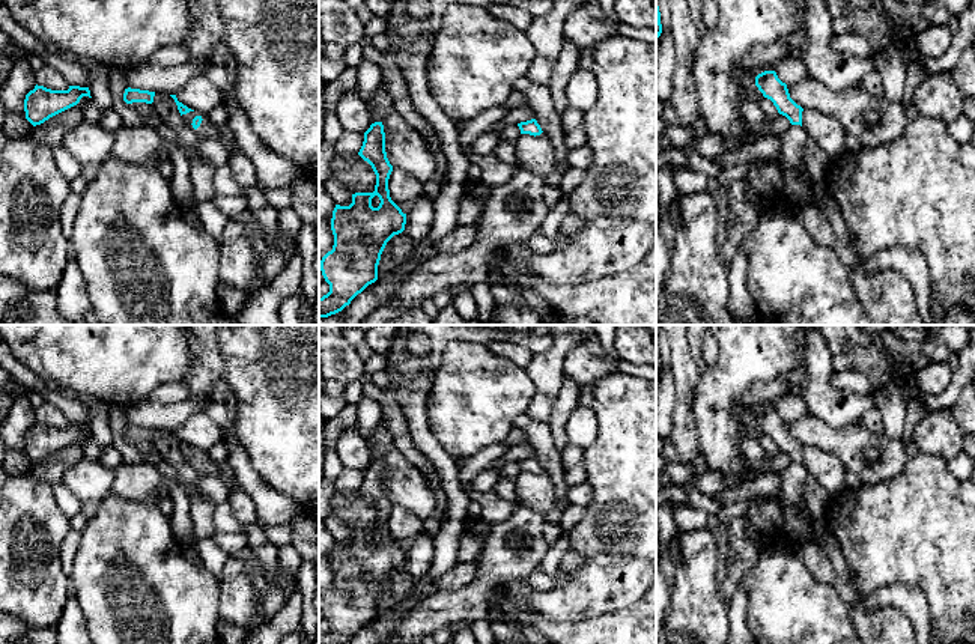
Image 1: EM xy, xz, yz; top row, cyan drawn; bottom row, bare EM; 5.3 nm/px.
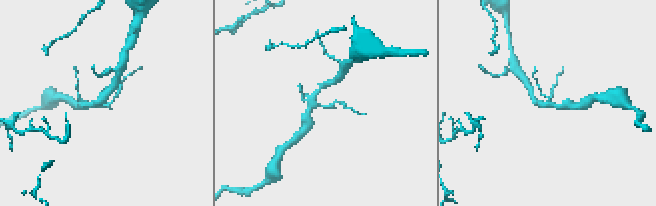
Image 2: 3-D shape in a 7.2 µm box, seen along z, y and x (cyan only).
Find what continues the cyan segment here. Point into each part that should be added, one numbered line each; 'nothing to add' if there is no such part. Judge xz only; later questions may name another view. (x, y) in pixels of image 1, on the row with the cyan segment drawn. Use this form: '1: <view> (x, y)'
1: xz (536, 154)

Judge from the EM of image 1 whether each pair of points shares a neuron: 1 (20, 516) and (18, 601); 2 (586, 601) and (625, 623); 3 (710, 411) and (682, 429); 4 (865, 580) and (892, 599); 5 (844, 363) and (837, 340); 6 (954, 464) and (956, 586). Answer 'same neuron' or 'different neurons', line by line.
1: same neuron
2: different neurons
3: different neurons
4: different neurons
5: same neuron
6: different neurons

